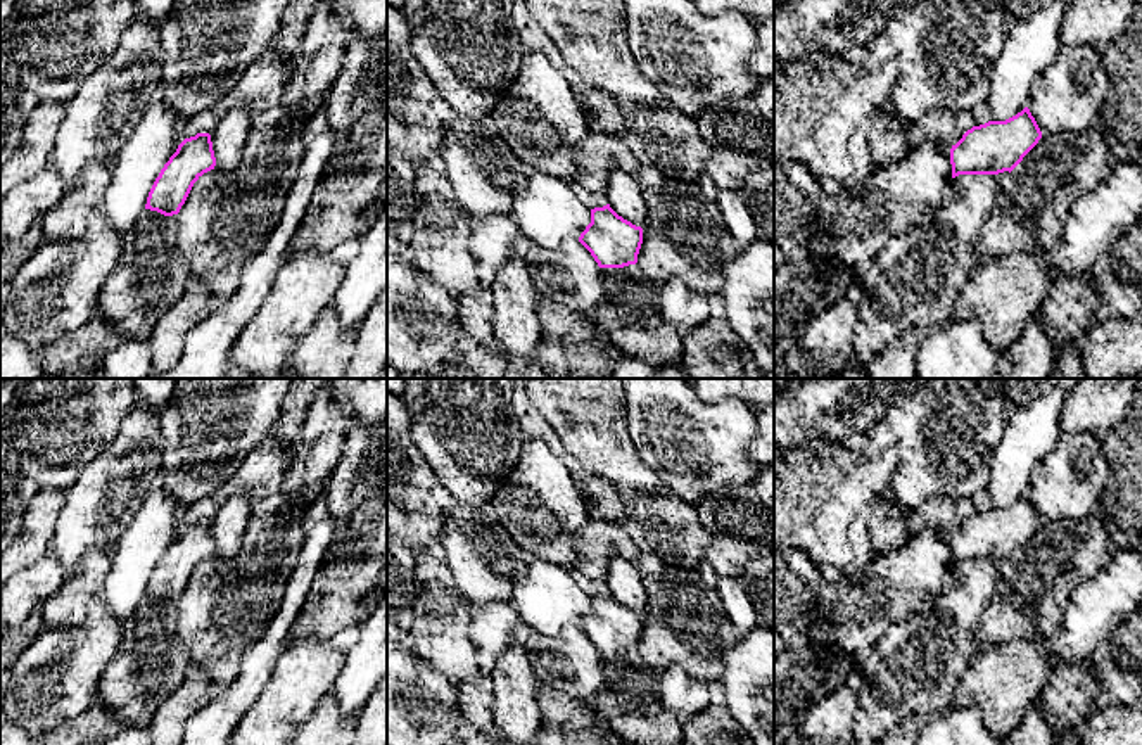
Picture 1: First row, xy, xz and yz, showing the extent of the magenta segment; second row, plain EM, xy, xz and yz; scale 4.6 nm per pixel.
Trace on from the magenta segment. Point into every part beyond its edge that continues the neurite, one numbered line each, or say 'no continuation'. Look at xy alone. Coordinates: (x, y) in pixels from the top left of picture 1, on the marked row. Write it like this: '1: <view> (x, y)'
no continuation

